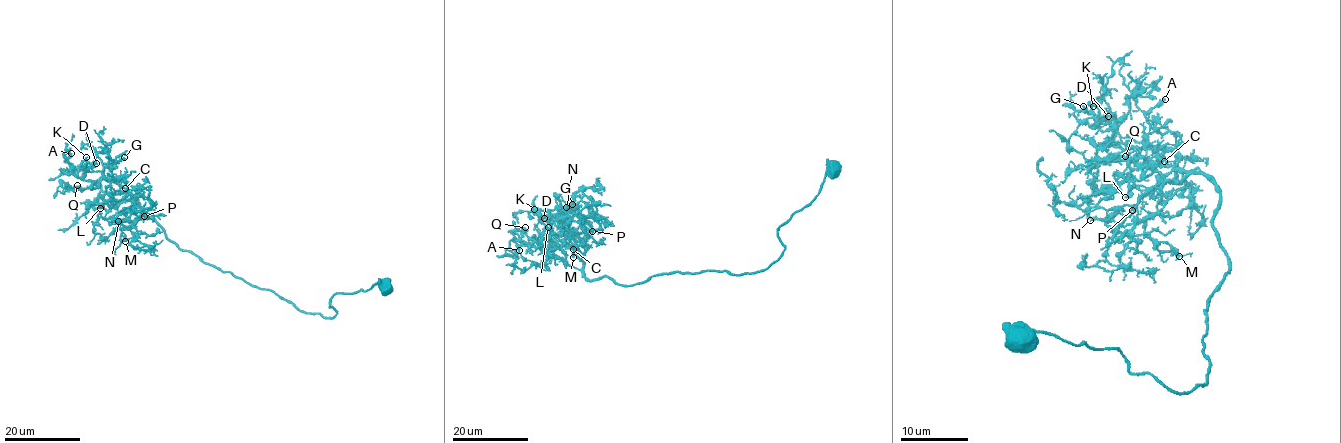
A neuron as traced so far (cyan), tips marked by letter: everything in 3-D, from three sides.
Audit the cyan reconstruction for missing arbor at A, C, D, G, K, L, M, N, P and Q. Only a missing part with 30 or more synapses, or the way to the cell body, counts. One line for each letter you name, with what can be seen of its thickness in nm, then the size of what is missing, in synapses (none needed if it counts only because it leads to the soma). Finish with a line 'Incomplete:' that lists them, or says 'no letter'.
Incomplete: no letter

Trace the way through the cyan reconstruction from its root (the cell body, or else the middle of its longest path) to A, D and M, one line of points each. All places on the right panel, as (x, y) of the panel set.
A: (1022, 337), (1117, 349), (1177, 392), (1206, 382), (1204, 311), (1228, 273), (1219, 190), (1147, 146), (1165, 99)
D: (1022, 337), (1117, 349), (1177, 392), (1206, 382), (1219, 190), (1164, 178), (1108, 116)
M: (1022, 337), (1117, 349), (1189, 392), (1228, 273), (1201, 173), (1132, 231), (1179, 256)

